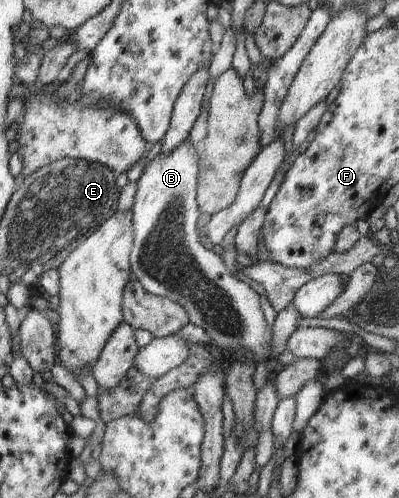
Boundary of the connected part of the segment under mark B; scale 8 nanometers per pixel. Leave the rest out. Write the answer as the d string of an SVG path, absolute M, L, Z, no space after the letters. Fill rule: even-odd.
M185 139L183 144L180 144L176 149L173 149L170 153L159 154L158 156L145 167L142 172L141 178L137 182L137 192L134 198L134 205L132 208L132 227L134 234L134 243L130 254L130 269L131 276L147 291L155 296L162 296L171 299L178 305L181 305L185 312L188 314L188 319L190 324L199 327L202 331L207 333L208 338L212 340L211 347L218 349L218 354L223 357L228 358L234 356L235 353L239 351L247 351L252 354L253 360L255 362L265 358L270 357L270 340L272 337L272 325L267 324L265 320L264 313L261 308L260 297L257 291L250 287L247 283L239 281L232 273L226 269L224 261L221 255L215 254L211 249L205 249L201 244L198 237L197 220L199 219L200 212L198 209L198 202L196 201L196 192L198 189L198 153L196 152L197 145L193 145L190 139Z

